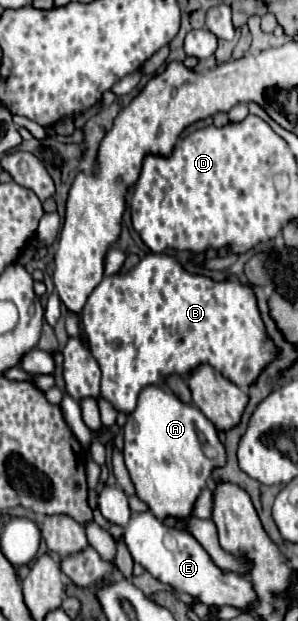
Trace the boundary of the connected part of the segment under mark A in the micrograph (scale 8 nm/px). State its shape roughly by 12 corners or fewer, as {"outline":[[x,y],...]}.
{"outline":[[158,385],[124,425],[138,499],[186,519],[216,465],[214,423]]}

